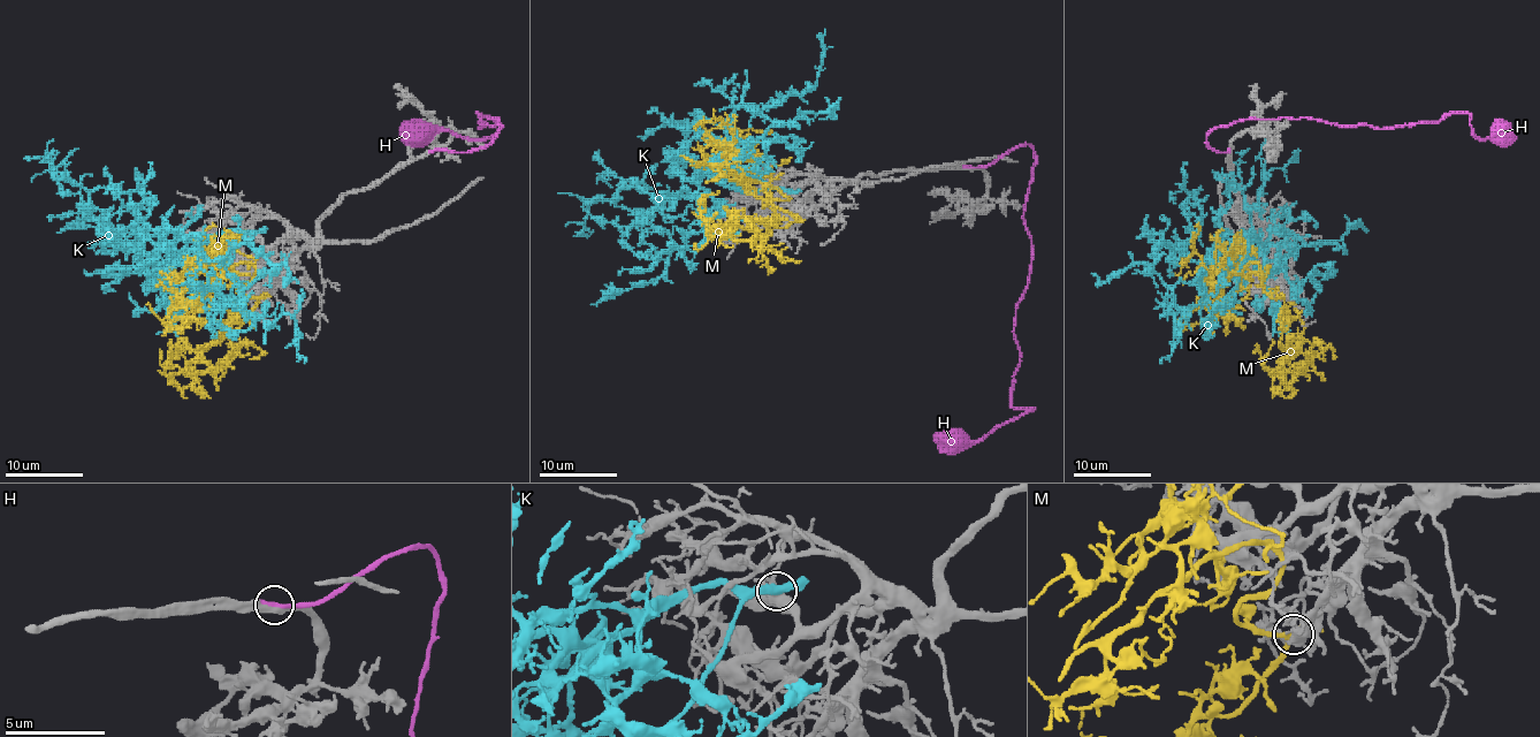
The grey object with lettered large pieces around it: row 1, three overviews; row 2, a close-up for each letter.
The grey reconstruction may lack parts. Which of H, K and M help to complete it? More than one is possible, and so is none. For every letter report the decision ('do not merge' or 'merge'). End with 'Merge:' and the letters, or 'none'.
H: do not merge
K: do not merge
M: do not merge
Merge: none

